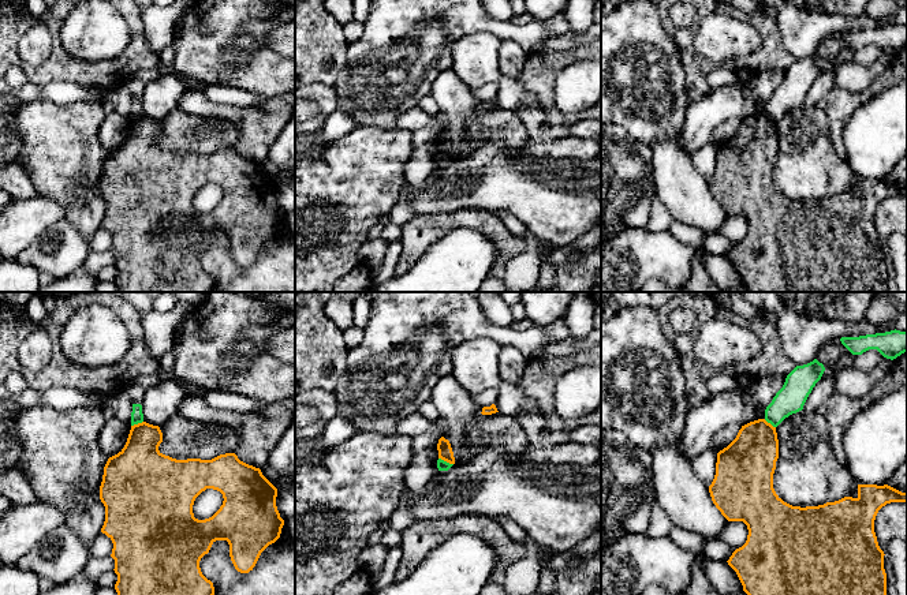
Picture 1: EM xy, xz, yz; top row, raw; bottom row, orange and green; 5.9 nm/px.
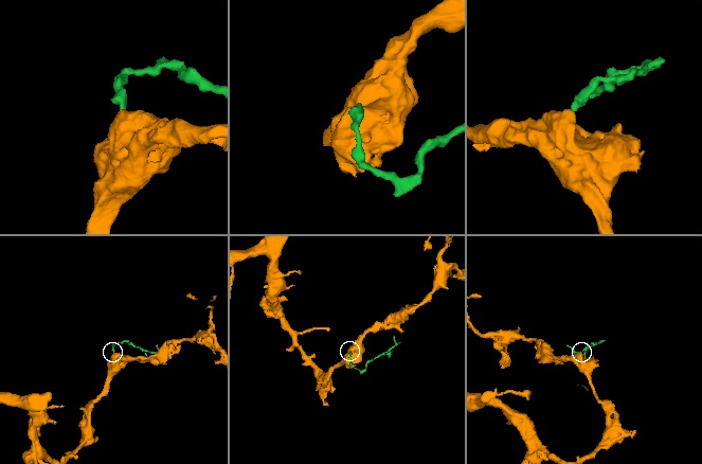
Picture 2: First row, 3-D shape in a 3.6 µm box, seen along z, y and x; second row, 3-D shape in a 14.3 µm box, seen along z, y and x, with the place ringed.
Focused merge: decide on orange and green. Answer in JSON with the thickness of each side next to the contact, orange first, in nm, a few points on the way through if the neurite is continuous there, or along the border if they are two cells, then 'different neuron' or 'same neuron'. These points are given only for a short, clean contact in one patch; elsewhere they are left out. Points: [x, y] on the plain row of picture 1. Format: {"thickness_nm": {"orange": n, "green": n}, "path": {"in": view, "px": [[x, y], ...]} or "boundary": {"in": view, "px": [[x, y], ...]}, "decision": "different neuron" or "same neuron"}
{"thickness_nm": {"orange": 90, "green": 60}, "boundary": {"in": "xz", "px": [[439, 152], [452, 158]]}, "decision": "different neuron"}

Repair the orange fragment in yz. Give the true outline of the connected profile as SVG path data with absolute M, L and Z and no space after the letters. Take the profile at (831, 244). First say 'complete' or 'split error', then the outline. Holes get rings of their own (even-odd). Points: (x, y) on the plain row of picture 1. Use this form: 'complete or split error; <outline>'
complete; M765 113L742 120L736 132L717 147L716 169L709 180L712 195L728 216L743 216L749 224L746 237L727 255L736 266L743 285L749 292L885 292L885 248L877 236L874 214L887 198L907 198L907 187L888 179L858 179L856 192L844 191L818 201L792 201L784 197L773 183L777 153L776 121Z

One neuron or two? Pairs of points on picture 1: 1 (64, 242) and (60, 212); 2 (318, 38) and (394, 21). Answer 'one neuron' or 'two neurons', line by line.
1: two neurons
2: two neurons

